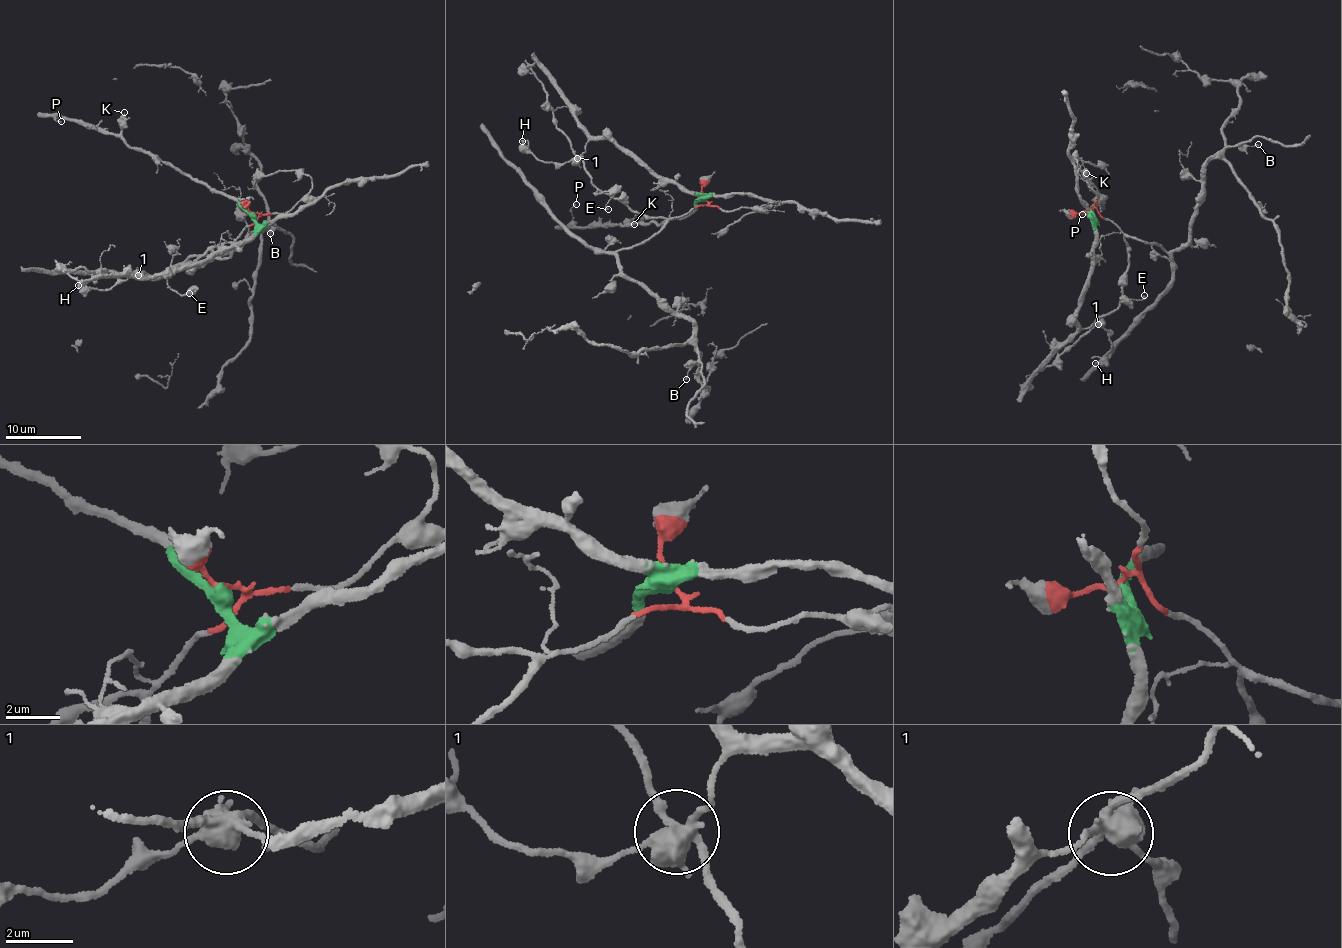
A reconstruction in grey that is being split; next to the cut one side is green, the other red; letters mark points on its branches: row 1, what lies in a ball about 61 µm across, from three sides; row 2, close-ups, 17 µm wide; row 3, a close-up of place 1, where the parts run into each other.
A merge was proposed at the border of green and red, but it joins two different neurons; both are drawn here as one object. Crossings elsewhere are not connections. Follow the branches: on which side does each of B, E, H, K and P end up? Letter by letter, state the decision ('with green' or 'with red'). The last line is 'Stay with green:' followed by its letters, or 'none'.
B: with red
E: with red
H: with green
K: with green
P: with green
Stay with green: H, K, P

